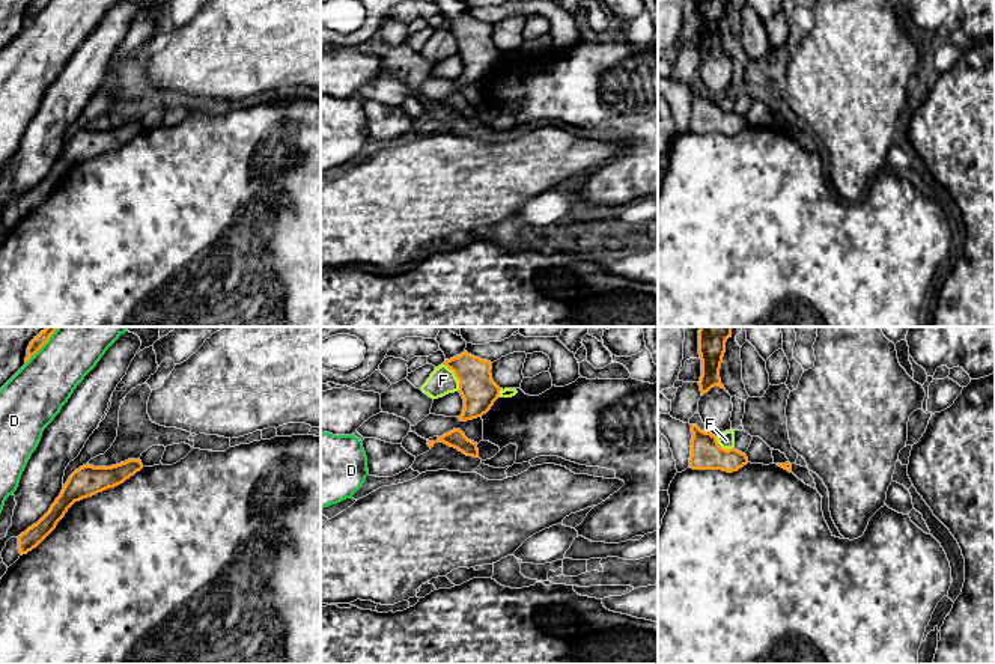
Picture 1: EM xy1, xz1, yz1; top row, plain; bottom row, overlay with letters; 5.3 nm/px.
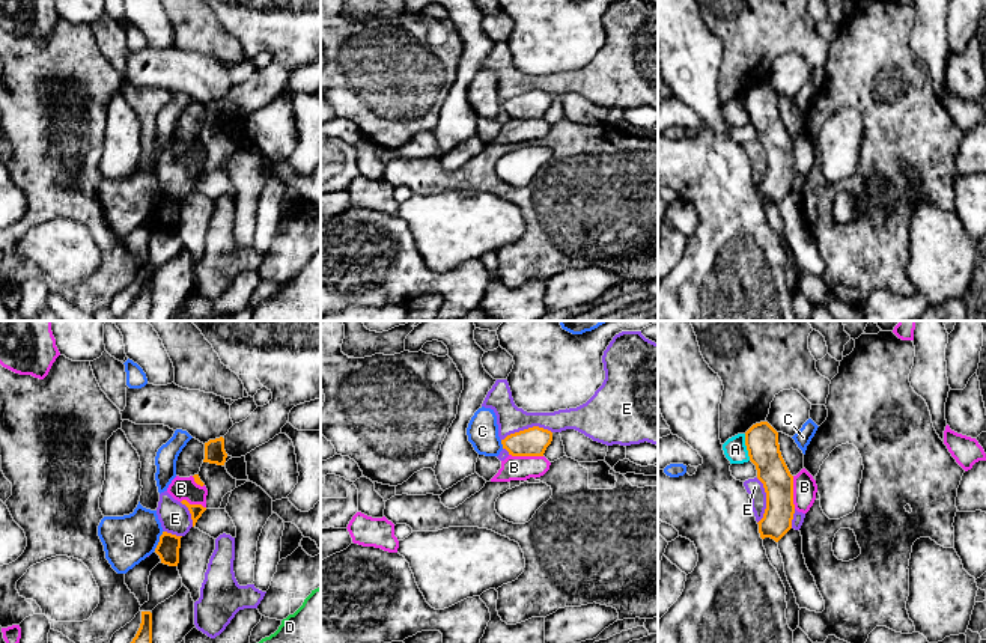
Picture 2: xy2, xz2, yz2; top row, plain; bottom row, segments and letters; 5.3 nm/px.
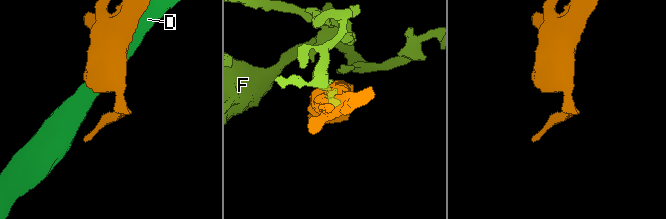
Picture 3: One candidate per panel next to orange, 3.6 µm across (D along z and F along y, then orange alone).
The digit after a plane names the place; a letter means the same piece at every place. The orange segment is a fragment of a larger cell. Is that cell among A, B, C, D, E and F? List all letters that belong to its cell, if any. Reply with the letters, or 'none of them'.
none of them

